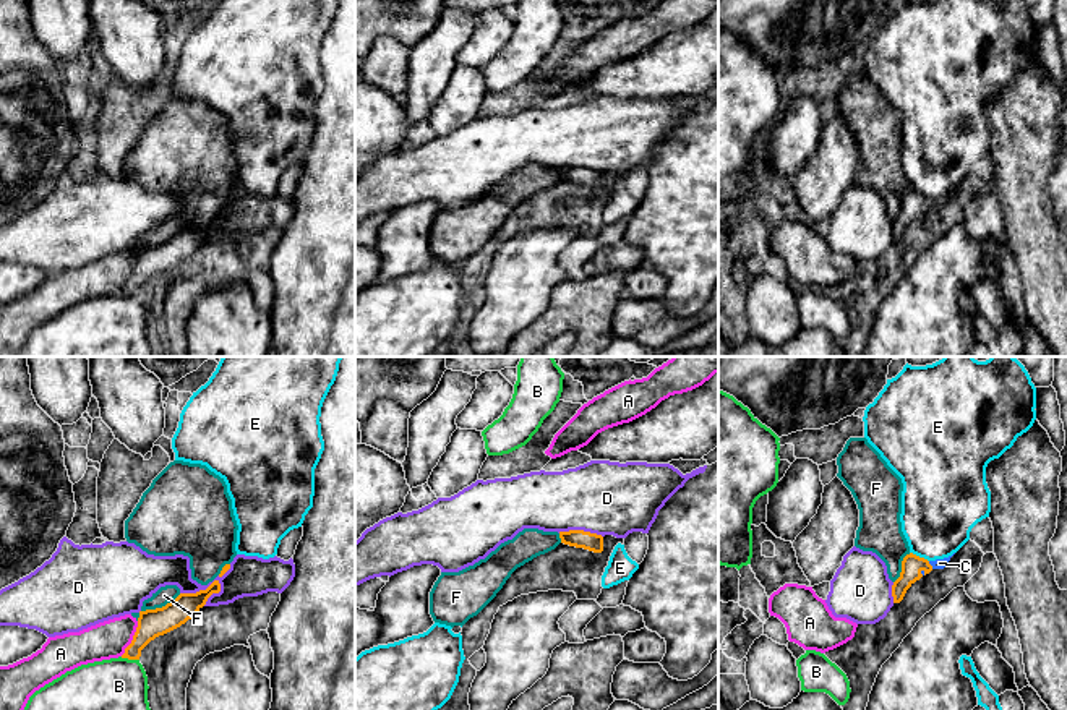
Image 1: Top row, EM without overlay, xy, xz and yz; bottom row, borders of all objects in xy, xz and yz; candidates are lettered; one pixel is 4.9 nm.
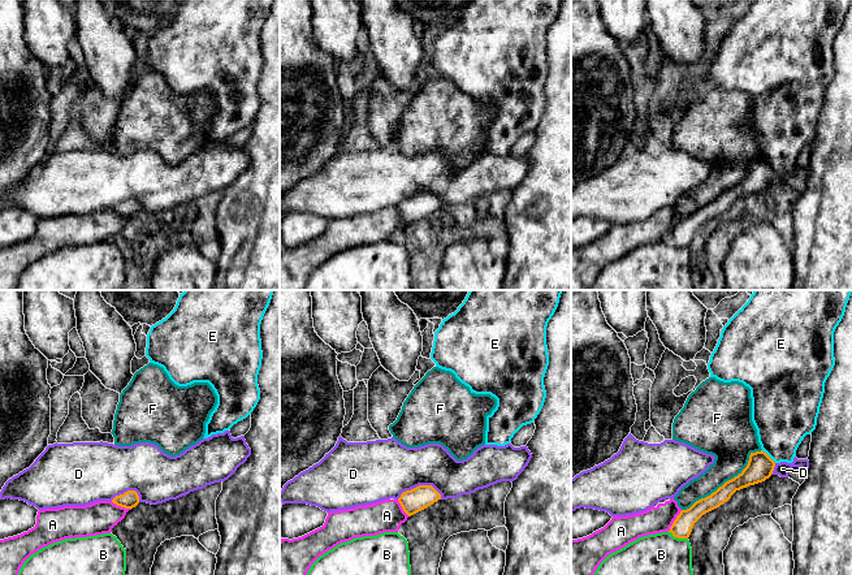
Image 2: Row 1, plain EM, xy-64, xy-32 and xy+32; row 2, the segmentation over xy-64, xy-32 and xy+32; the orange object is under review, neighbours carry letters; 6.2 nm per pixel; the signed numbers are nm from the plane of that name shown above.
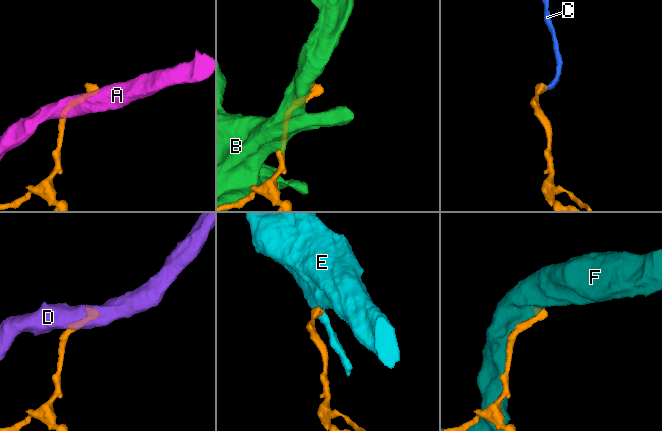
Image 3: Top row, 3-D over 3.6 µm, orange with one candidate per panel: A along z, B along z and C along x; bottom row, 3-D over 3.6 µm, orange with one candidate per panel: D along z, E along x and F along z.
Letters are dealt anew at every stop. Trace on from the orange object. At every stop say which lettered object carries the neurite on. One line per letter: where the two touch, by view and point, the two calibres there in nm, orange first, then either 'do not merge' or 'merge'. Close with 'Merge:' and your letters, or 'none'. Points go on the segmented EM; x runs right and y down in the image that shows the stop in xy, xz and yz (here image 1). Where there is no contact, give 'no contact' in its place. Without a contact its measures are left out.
A: xy (133, 639) | 140/190 nm | do not merge
B: xy (130, 658) | 140/260 nm | do not merge
C: yz (929, 564) | 110/50 nm | merge
D: xy (208, 587) | 130/200 nm | do not merge
E: yz (918, 556) | 110/360 nm | do not merge
F: xy (156, 608) | 140/90 nm | do not merge
Merge: C

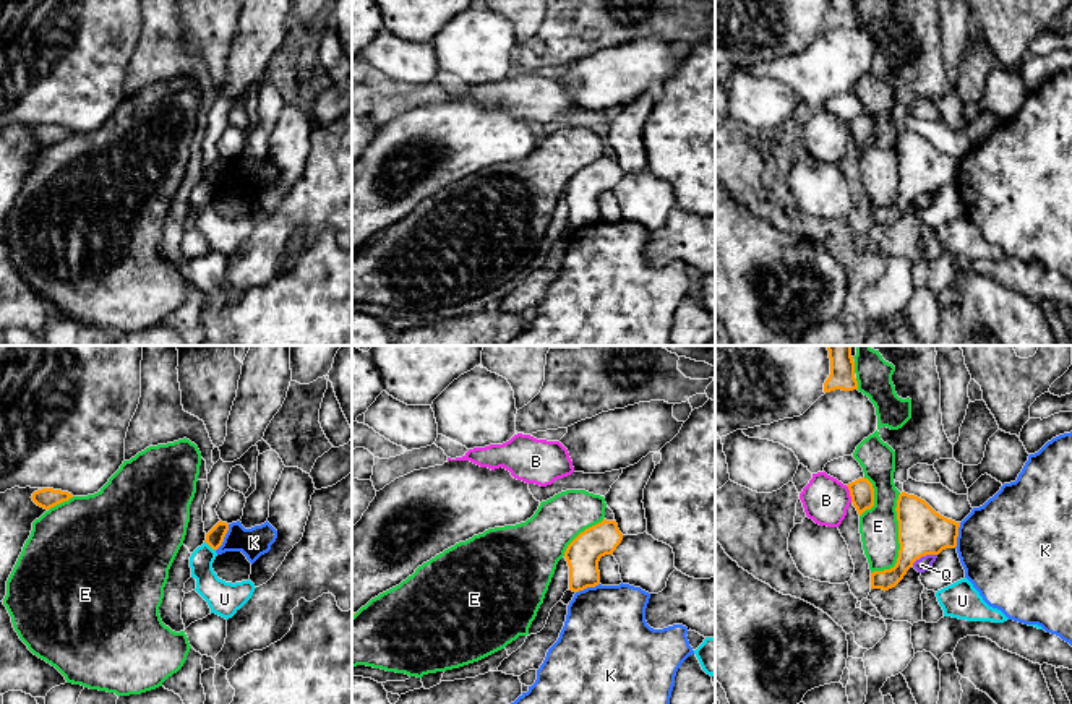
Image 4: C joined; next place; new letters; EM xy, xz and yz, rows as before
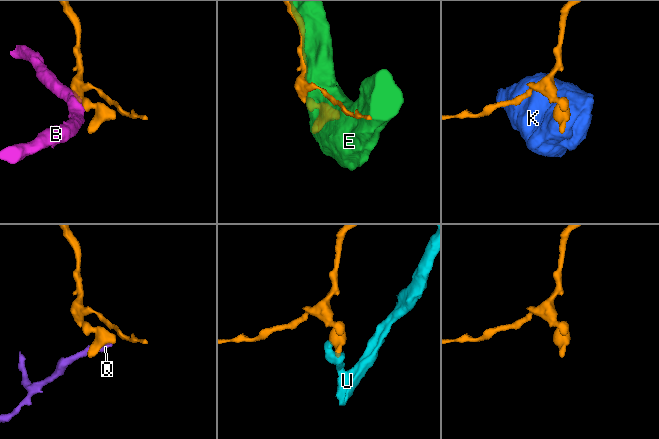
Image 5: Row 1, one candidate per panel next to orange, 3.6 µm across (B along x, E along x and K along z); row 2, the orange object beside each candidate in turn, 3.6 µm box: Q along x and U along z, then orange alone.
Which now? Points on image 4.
B: yz (850, 493) | 120/220 nm | do not merge
E: yz (899, 540) | 240/190 nm | do not merge
K: xy (224, 536) | 90/150 nm | do not merge
Q: yz (923, 555) | 240/70 nm | do not merge
U: xy (210, 545) | 90/140 nm | do not merge
Merge: none

